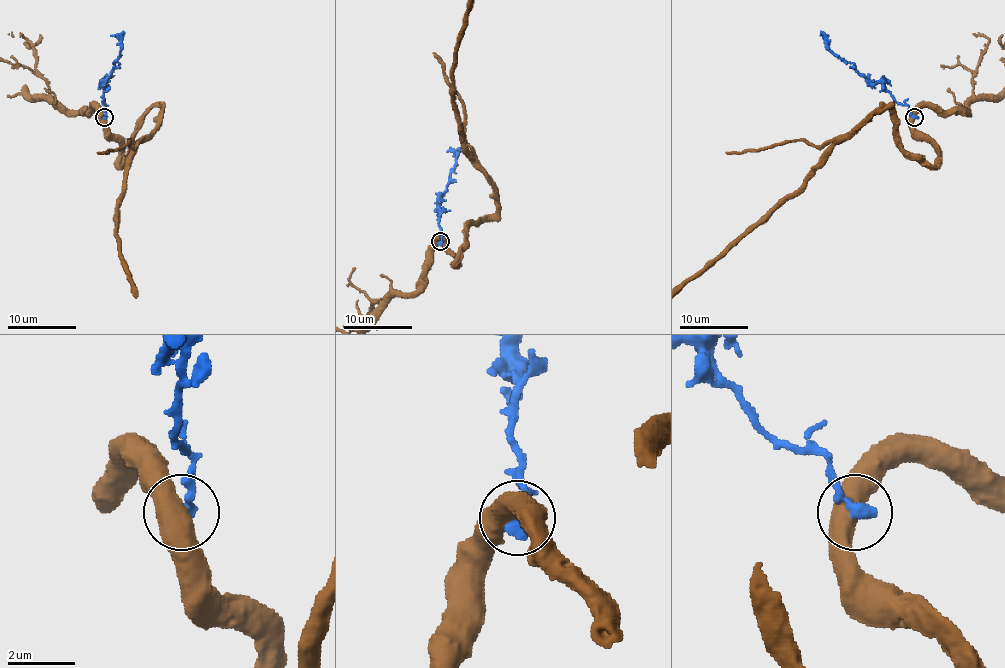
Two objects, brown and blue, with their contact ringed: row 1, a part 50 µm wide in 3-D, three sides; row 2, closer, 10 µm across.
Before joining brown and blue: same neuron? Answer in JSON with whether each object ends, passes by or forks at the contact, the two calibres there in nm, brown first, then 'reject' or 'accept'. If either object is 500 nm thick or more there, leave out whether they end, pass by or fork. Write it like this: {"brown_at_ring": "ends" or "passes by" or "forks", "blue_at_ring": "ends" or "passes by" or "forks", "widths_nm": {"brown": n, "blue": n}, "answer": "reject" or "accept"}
{"widths_nm": {"brown": 550, "blue": 440}, "answer": "reject"}

